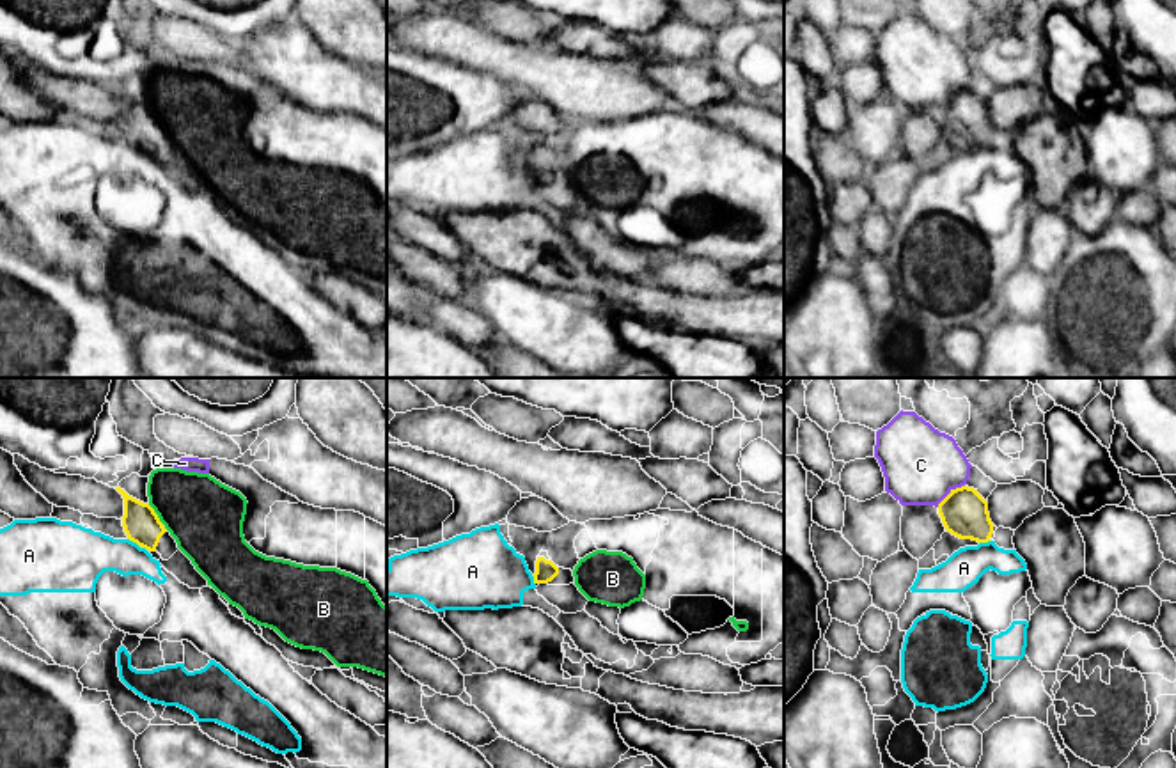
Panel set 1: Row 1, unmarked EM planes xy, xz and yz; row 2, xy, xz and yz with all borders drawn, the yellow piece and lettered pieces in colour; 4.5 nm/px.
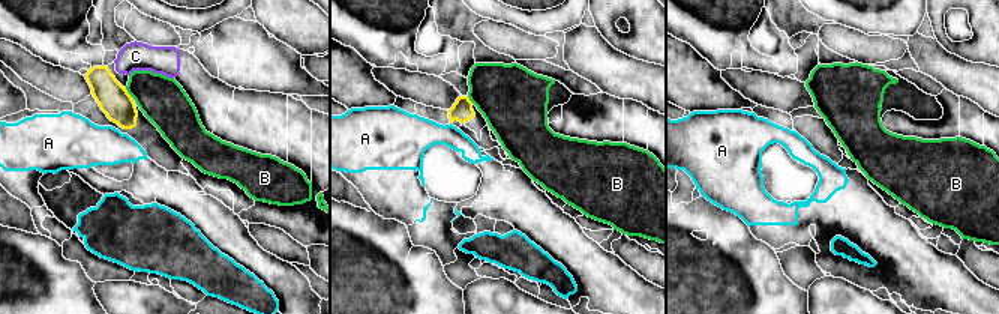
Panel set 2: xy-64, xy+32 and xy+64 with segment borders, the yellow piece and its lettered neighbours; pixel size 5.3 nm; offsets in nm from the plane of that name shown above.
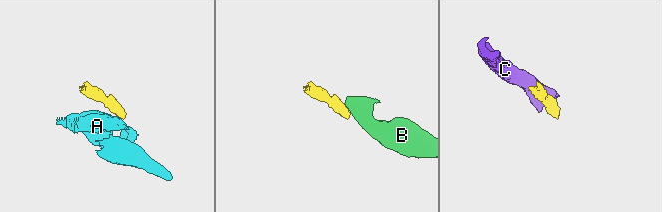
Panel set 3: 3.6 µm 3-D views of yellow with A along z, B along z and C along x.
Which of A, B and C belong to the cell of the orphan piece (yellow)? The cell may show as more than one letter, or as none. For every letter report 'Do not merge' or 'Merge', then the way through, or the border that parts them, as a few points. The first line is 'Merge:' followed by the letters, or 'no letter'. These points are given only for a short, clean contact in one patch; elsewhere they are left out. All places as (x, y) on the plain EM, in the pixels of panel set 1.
Merge: no letter
A: Do not merge. Boundary: xy (128, 141), (139, 149)
B: Do not merge. Boundary: xy (148, 107), (164, 126)
C: Do not merge. Boundary: yz (964, 87), (956, 89), (937, 109)

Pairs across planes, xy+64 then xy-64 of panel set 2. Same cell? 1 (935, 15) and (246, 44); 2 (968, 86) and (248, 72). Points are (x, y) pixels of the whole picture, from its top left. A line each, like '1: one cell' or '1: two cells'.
1: two cells
2: one cell

